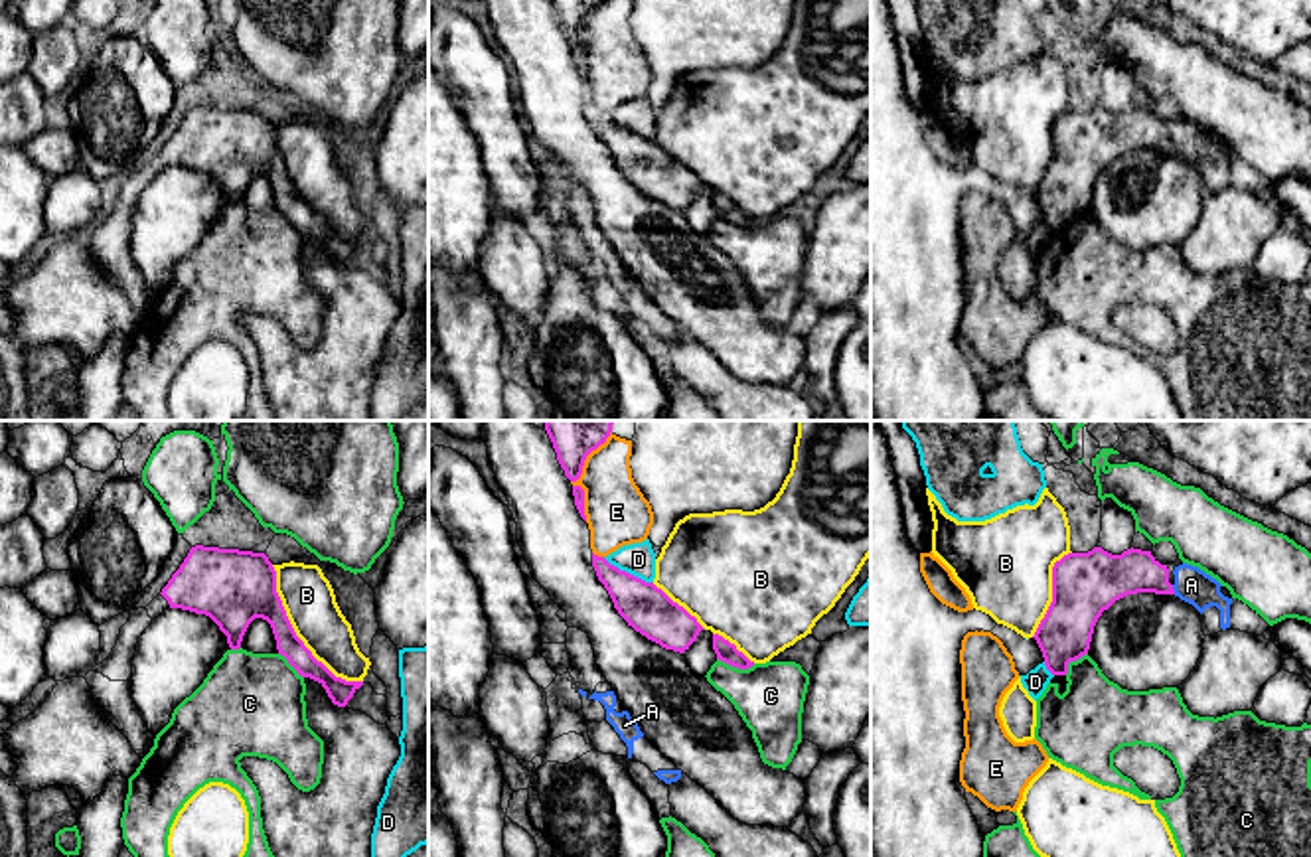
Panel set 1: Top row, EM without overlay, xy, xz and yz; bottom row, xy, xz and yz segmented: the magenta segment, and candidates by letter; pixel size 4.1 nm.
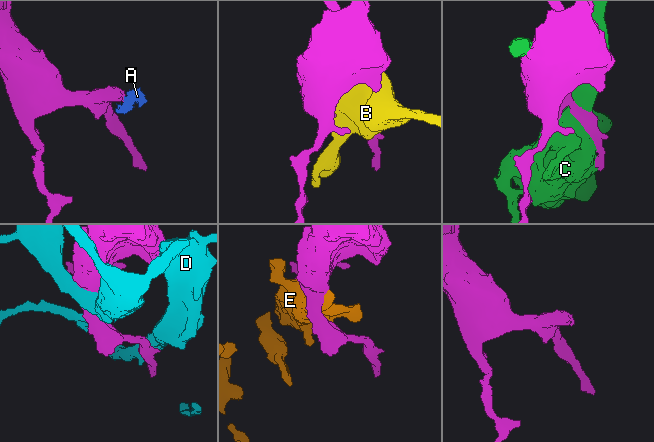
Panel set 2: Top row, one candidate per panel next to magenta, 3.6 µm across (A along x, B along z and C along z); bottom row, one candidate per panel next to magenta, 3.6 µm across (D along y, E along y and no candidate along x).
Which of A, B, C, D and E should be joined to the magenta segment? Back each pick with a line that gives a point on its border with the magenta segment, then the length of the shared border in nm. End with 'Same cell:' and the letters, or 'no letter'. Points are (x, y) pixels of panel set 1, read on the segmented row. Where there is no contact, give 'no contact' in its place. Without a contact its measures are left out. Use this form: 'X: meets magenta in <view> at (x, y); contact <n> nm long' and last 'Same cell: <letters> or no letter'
A: meets magenta in yz at (1171, 589); contact 40 nm long
Same cell: A

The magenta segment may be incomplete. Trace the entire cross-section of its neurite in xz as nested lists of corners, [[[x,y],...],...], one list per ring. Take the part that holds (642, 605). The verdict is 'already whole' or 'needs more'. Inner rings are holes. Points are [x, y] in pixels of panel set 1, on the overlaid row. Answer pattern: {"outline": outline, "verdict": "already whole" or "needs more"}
{"outline": [[[594,553],[592,567],[628,626],[661,648],[683,654],[697,640],[699,632],[705,630],[695,616],[654,583],[620,571]]], "verdict": "already whole"}

